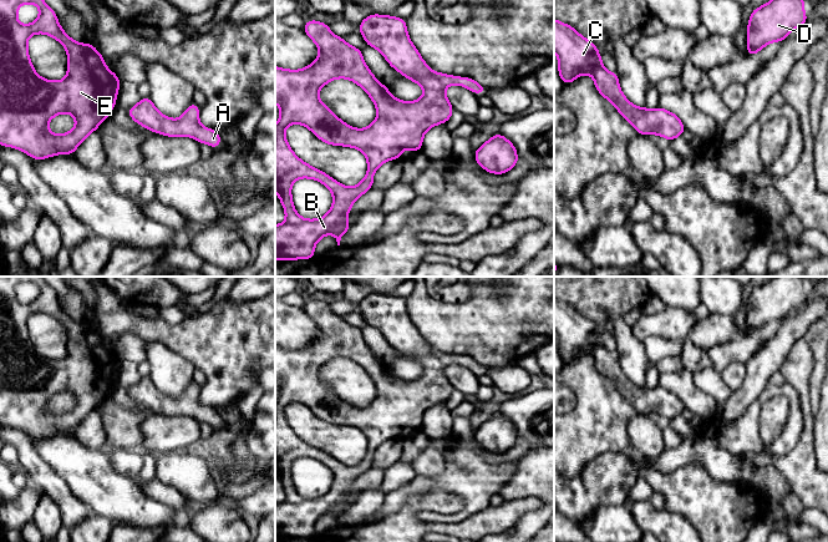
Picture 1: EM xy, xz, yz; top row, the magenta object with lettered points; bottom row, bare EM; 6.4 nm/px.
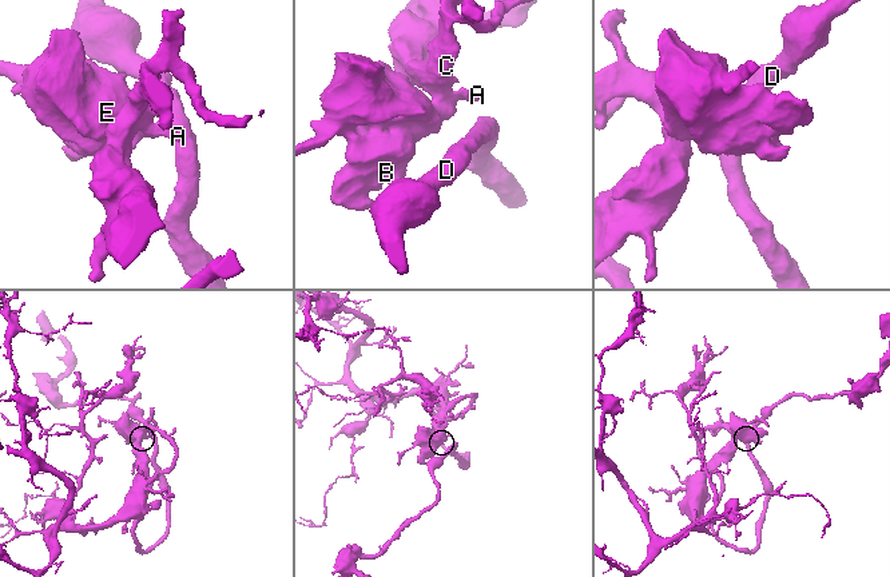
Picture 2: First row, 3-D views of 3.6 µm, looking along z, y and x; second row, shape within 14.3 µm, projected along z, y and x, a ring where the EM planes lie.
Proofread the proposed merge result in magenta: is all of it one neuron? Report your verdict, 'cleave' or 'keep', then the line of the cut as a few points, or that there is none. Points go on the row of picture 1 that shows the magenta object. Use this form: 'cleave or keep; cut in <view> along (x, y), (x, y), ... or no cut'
keep; no cut

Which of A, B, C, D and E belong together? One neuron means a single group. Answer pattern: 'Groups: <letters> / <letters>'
Groups: A B C D E

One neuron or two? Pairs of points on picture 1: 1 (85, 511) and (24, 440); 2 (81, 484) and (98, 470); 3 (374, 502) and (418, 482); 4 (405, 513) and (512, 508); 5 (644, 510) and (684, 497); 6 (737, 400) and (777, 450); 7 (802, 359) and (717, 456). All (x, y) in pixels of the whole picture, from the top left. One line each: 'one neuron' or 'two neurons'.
1: one neuron
2: one neuron
3: two neurons
4: one neuron
5: two neurons
6: two neurons
7: two neurons

